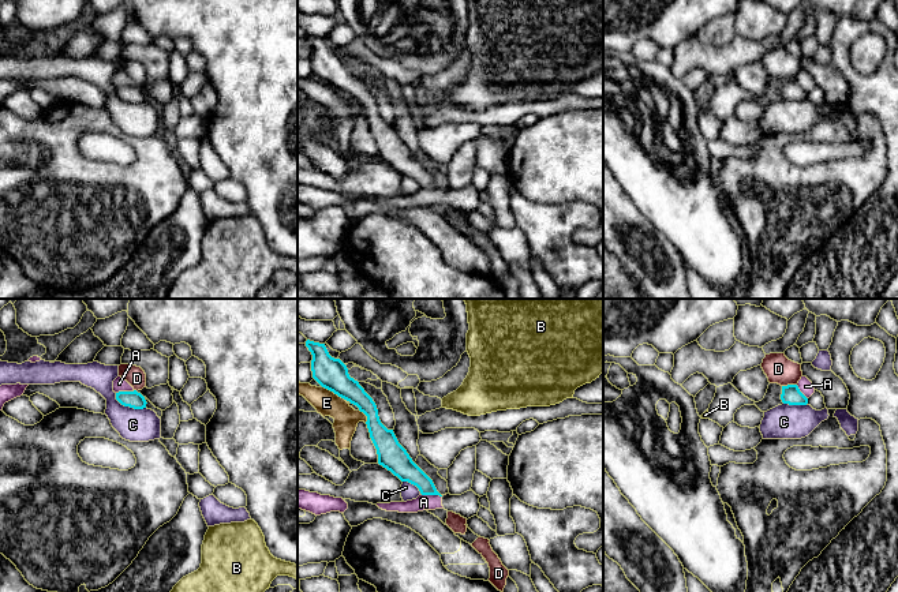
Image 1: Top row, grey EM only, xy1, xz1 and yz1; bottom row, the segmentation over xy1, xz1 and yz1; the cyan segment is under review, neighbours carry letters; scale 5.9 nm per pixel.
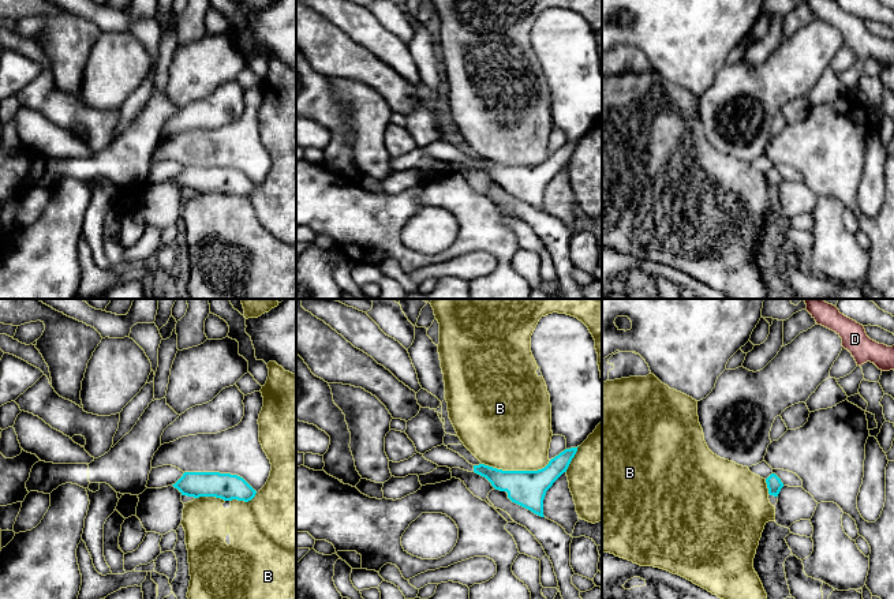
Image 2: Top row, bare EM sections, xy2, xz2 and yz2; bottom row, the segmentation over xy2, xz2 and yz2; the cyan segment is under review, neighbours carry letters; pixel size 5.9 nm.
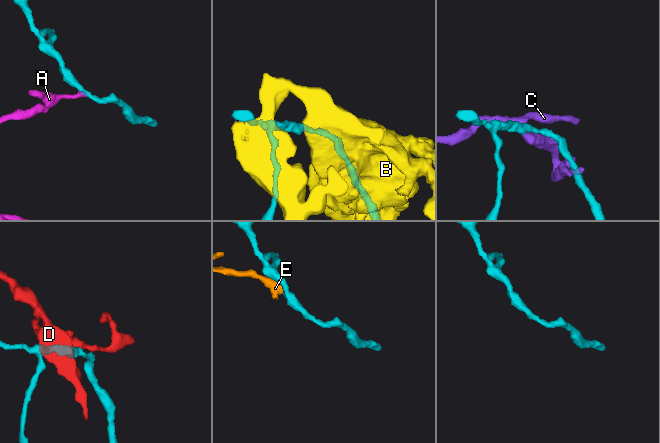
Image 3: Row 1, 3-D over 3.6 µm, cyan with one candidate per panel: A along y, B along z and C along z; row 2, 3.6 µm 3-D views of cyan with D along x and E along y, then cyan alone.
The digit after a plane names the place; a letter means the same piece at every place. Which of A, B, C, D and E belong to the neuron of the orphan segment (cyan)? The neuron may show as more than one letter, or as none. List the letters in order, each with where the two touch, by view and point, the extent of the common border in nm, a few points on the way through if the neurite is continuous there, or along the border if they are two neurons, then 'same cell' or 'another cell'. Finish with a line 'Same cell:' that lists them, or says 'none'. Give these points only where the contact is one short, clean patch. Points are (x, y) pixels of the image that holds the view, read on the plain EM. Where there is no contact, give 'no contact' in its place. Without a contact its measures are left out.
A: xz1 (431, 188) | 130 nm | along xz1 (421, 187), (441, 191) | another cell
B: xz2 (516, 165) | 400 nm | another cell
C: xy1 (128, 100) | 200 nm | another cell
D: yz1 (789, 79) | 90 nm | another cell
E: xz1 (333, 86) | 160 nm | along xz1 (322, 81), (344, 94) | another cell
Same cell: none

